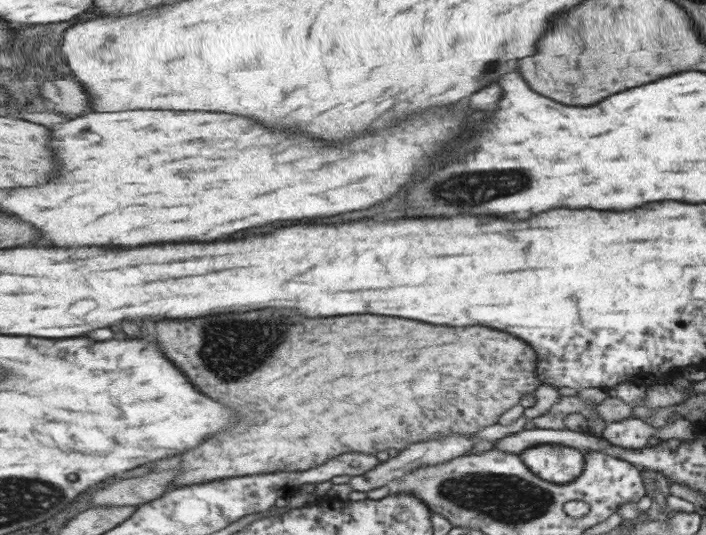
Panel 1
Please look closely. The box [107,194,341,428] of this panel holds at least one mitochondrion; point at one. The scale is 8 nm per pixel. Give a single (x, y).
(227, 346)

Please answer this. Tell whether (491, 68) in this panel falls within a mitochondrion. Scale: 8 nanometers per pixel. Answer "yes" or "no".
no

